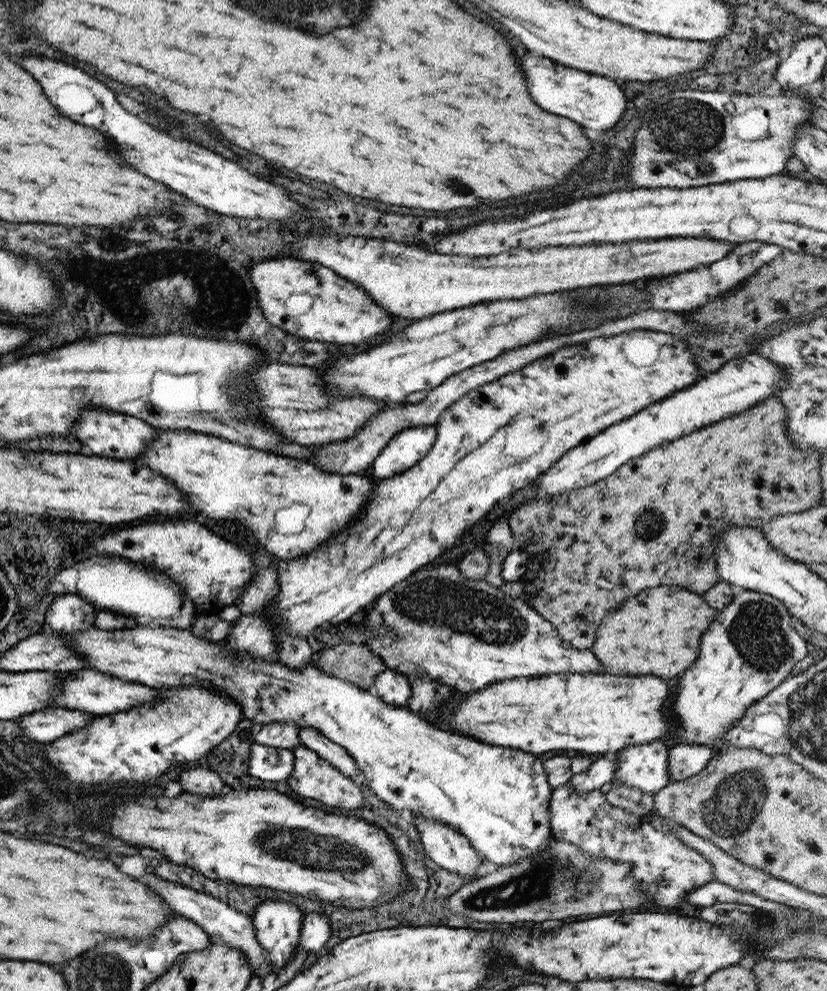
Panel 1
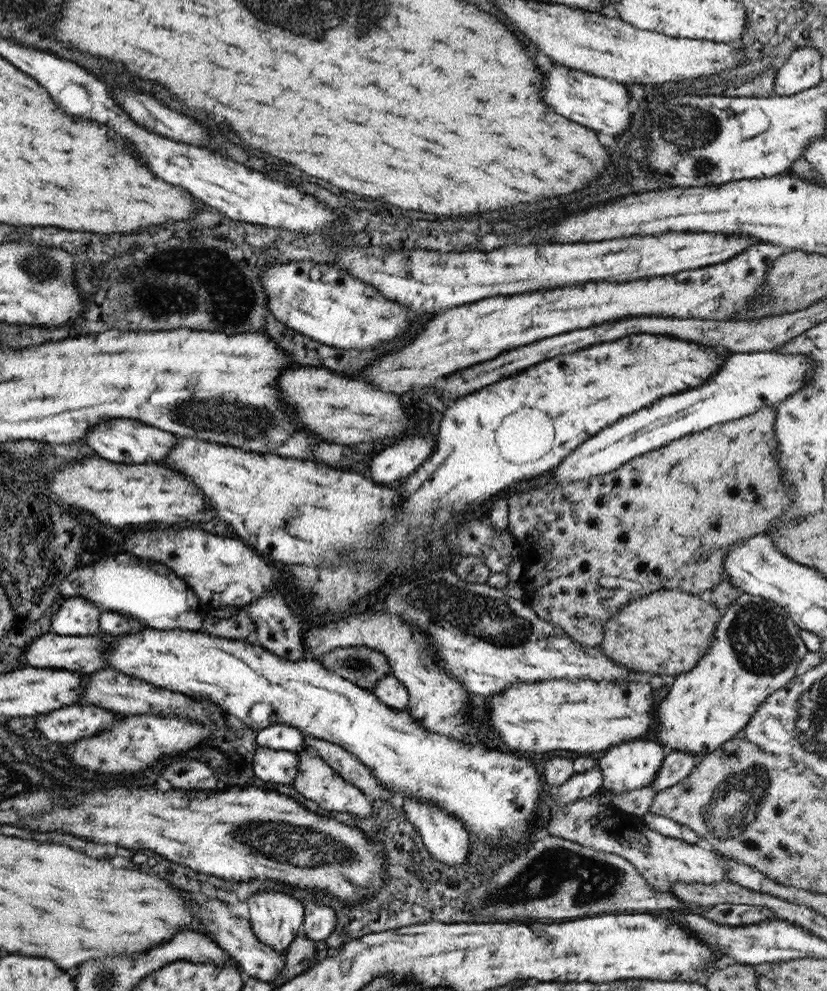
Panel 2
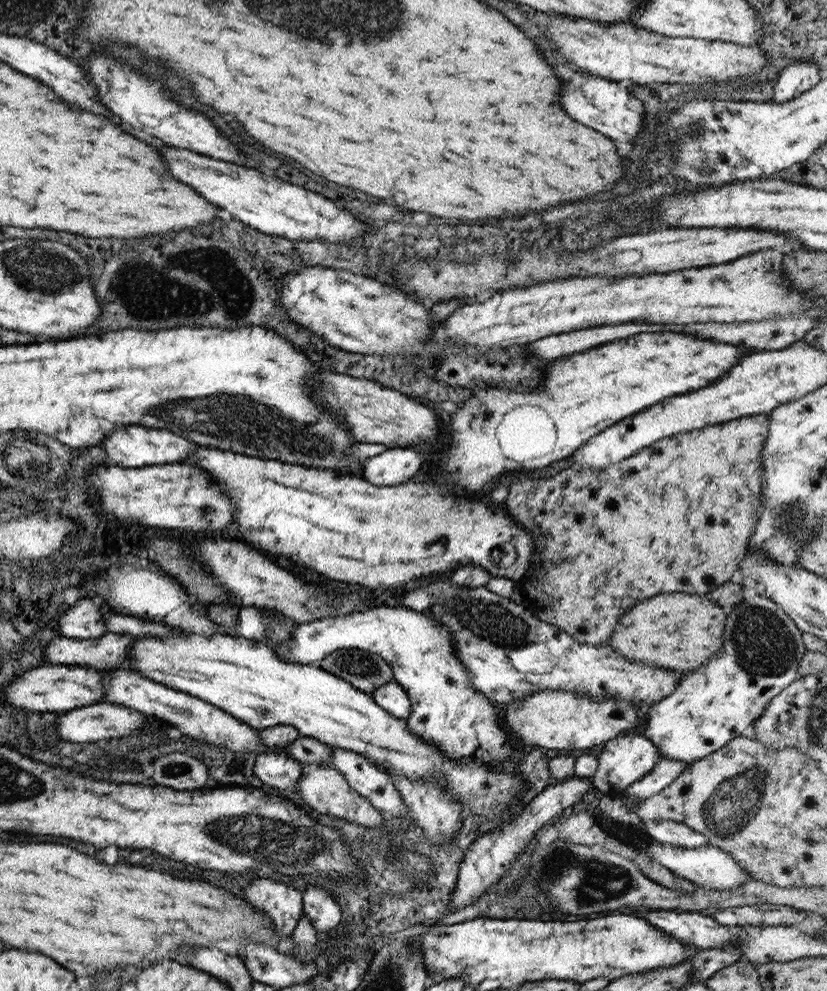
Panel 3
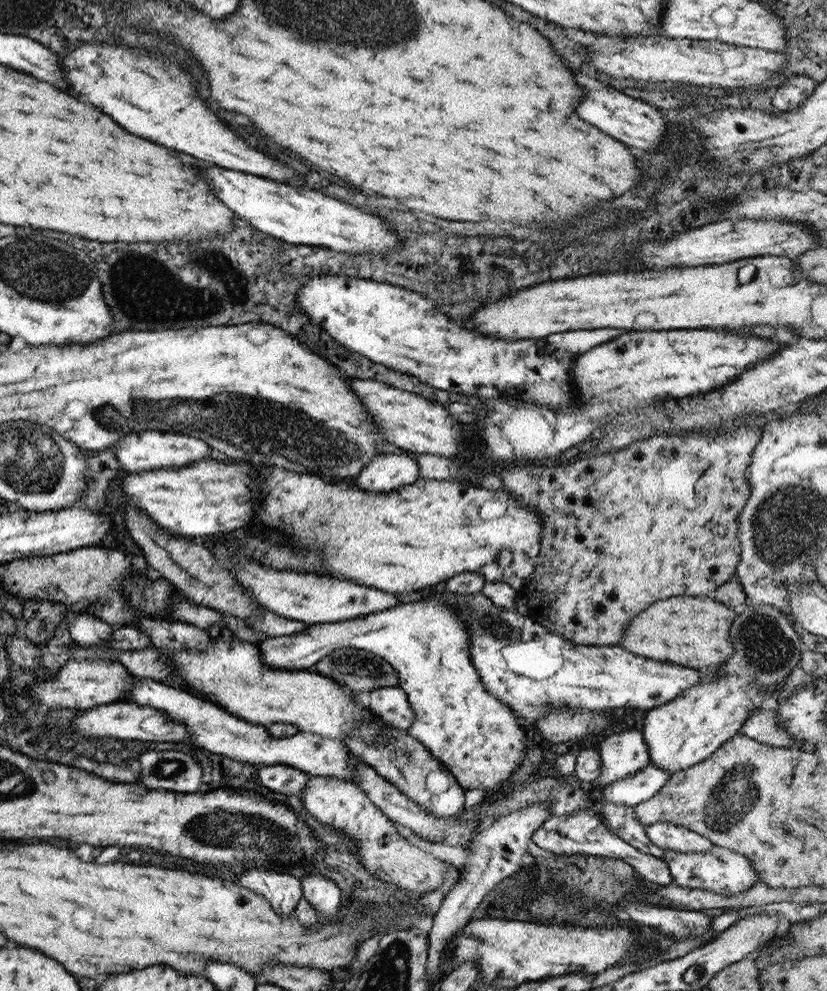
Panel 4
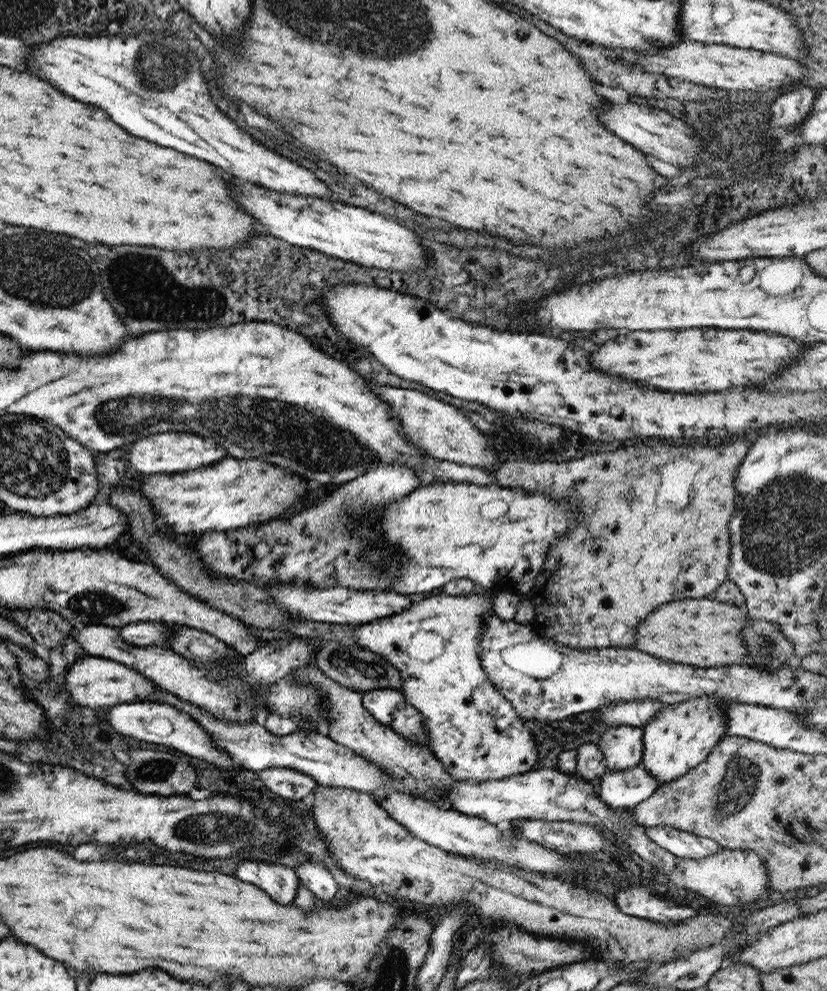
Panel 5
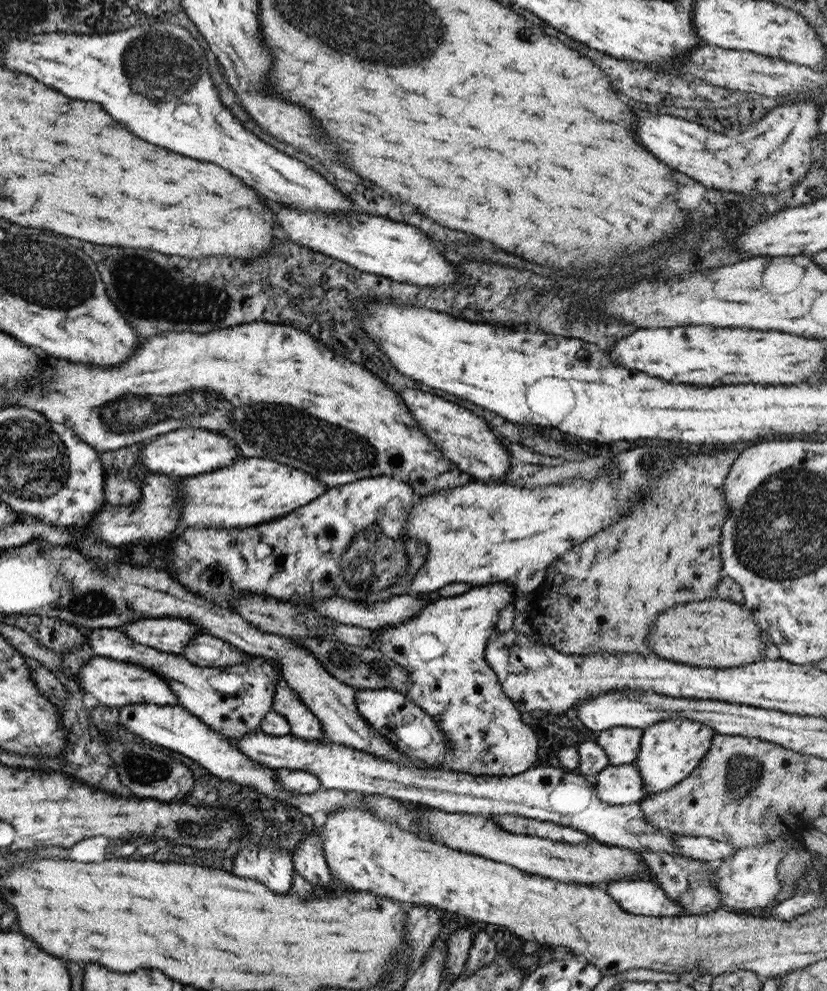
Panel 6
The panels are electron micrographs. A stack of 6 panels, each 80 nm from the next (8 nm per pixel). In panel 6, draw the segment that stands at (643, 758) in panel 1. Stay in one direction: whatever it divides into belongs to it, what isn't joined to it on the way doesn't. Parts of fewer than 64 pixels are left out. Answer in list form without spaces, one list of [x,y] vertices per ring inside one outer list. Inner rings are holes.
[[[614,726],[596,732],[595,741],[607,755],[609,765],[626,765],[633,764],[641,735],[641,729]]]

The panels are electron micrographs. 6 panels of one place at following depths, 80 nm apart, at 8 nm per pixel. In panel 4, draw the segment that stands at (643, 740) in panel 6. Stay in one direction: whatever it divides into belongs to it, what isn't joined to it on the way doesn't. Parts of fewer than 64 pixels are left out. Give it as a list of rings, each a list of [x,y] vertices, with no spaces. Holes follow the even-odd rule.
[[[747,604],[739,607],[727,634],[731,638],[734,653],[727,662],[719,666],[721,670],[717,666],[713,667],[714,672],[723,672],[723,674],[712,674],[712,680],[696,684],[669,702],[645,710],[640,733],[649,750],[649,760],[659,766],[661,771],[667,771],[669,776],[705,760],[723,742],[739,734],[740,726],[746,721],[746,716],[755,707],[770,705],[772,690],[798,666],[801,654],[799,646],[803,646],[799,632],[794,629],[794,624],[787,617],[768,604],[757,606]]]

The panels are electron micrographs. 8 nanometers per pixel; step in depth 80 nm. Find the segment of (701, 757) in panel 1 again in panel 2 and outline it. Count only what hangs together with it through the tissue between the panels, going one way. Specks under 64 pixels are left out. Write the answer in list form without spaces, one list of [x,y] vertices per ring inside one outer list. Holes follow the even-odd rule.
[[[668,750],[659,765],[657,776],[648,784],[648,787],[657,793],[668,786],[673,786],[695,768],[699,758],[701,754],[689,754],[688,751],[683,750]]]

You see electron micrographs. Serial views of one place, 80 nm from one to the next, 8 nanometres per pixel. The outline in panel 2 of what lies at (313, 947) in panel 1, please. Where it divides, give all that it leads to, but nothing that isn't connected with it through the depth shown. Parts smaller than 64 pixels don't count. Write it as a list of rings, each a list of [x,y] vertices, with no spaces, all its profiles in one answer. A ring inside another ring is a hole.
[[[317,896],[308,898],[303,907],[301,932],[314,944],[325,940],[335,928],[336,912],[320,903]]]

